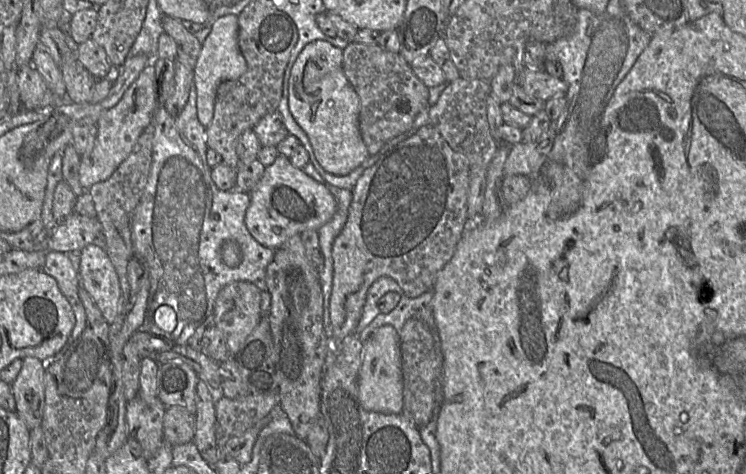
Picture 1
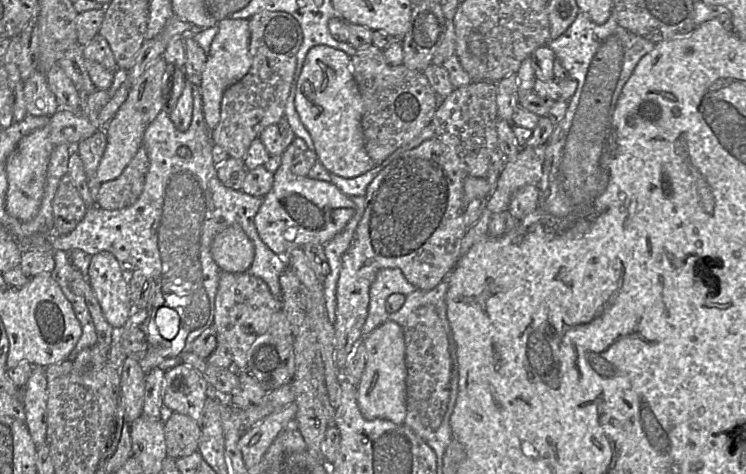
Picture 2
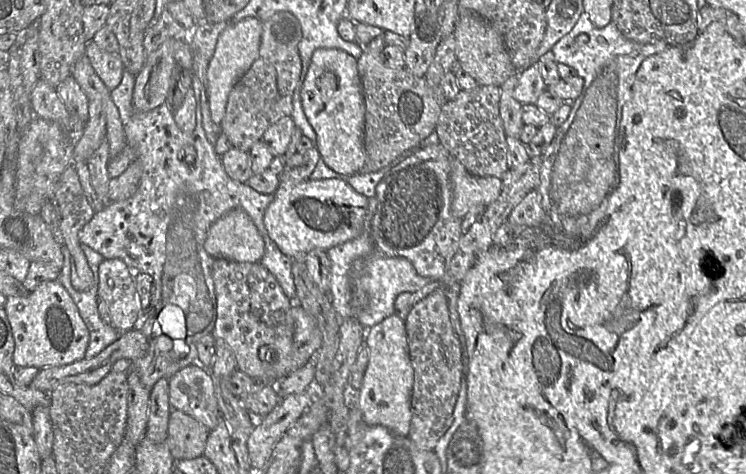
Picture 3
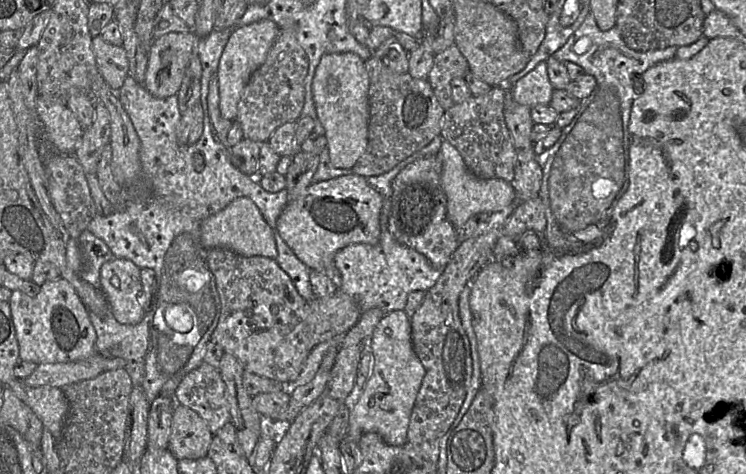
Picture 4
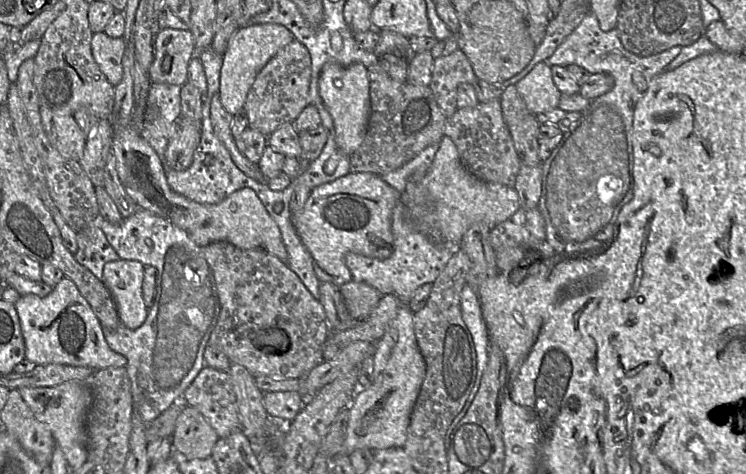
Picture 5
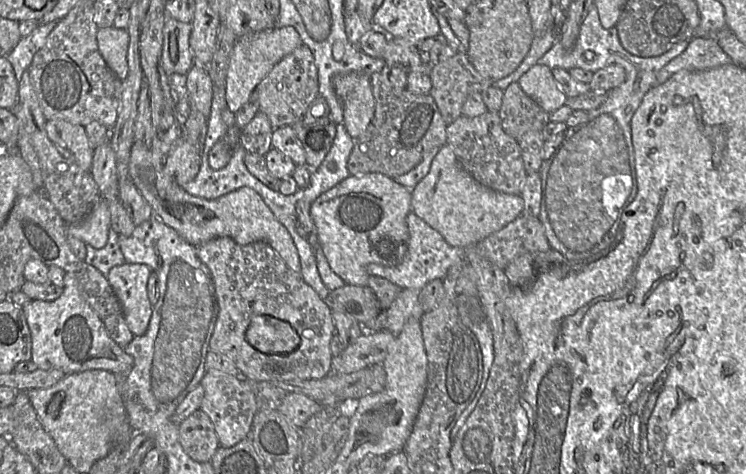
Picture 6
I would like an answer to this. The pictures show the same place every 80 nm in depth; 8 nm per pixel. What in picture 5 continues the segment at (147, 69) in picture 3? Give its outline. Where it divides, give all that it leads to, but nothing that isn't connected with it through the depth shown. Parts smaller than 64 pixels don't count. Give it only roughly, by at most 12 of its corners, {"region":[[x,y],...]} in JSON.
{"region":[[161,29],[151,83],[183,86],[195,55],[190,29]]}

